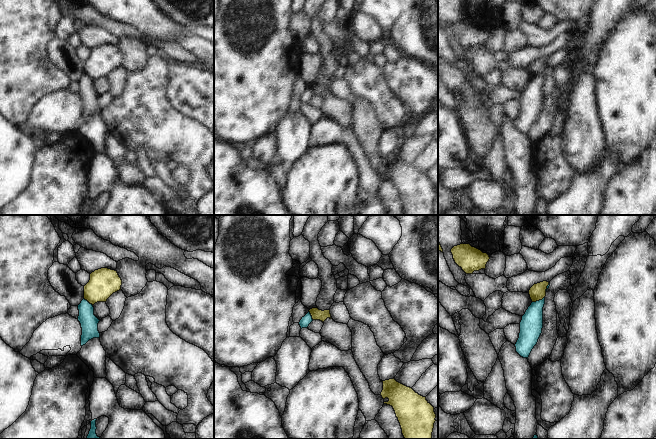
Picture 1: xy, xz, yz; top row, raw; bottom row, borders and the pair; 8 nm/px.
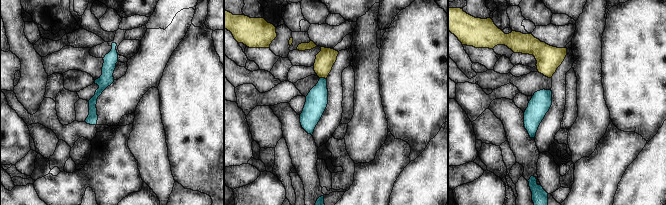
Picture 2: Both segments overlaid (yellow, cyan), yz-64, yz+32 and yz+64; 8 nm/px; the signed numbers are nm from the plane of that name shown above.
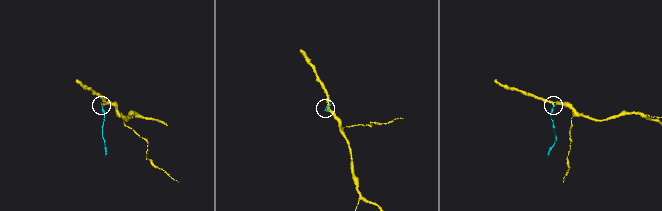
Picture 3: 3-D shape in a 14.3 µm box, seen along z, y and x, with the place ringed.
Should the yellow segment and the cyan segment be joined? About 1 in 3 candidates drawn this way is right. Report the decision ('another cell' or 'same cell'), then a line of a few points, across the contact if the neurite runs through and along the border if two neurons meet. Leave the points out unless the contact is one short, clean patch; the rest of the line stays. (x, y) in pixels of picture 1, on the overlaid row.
another cell; line yz (544, 296), (532, 302)

